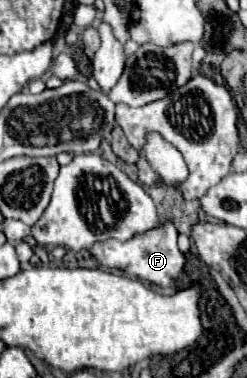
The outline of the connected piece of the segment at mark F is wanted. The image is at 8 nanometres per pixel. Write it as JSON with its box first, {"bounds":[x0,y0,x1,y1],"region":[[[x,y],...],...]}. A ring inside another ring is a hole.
{"bounds":[88,220,186,288],"region":[[[164,220],[164,224],[160,228],[152,228],[140,236],[132,236],[132,240],[124,240],[124,242],[104,240],[104,242],[88,248],[88,252],[104,268],[116,268],[116,270],[126,272],[128,276],[138,276],[140,280],[168,288],[170,282],[176,282],[180,278],[184,264],[186,264],[186,258],[178,250],[176,240],[178,240],[176,224],[172,220]]]}

